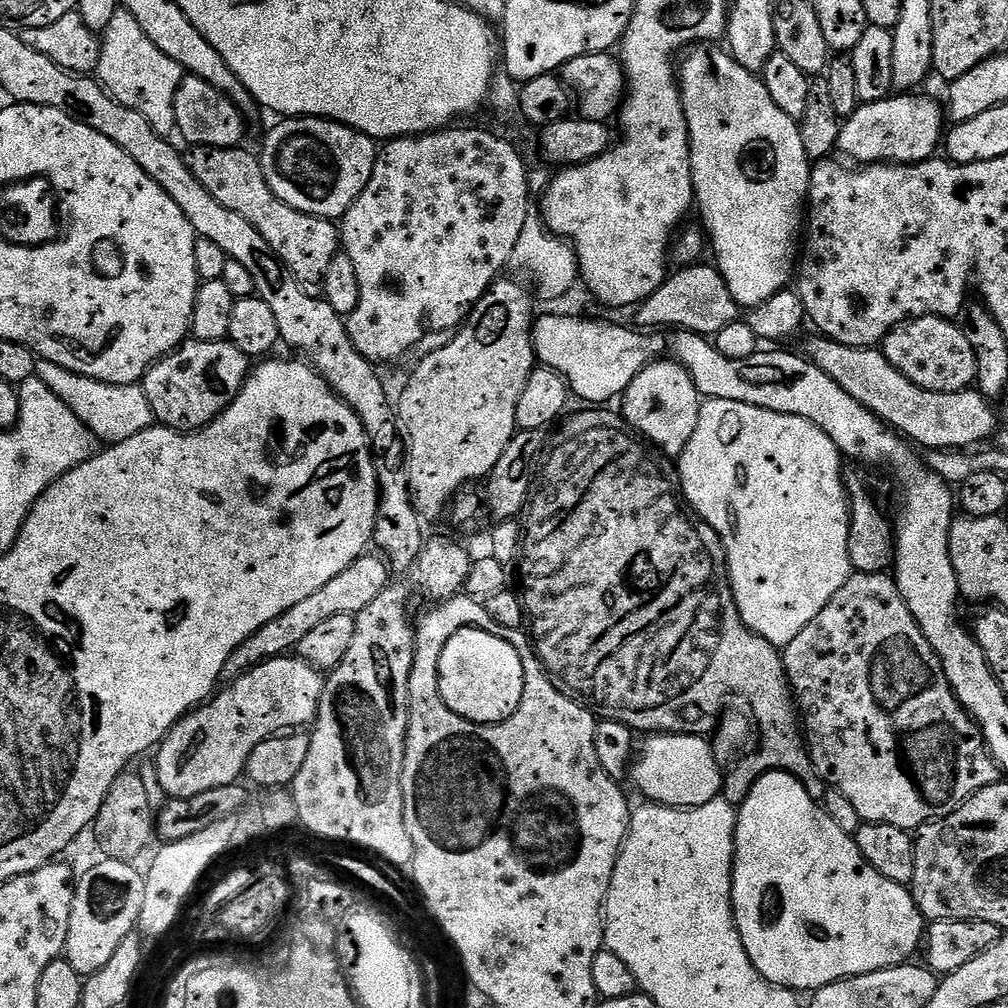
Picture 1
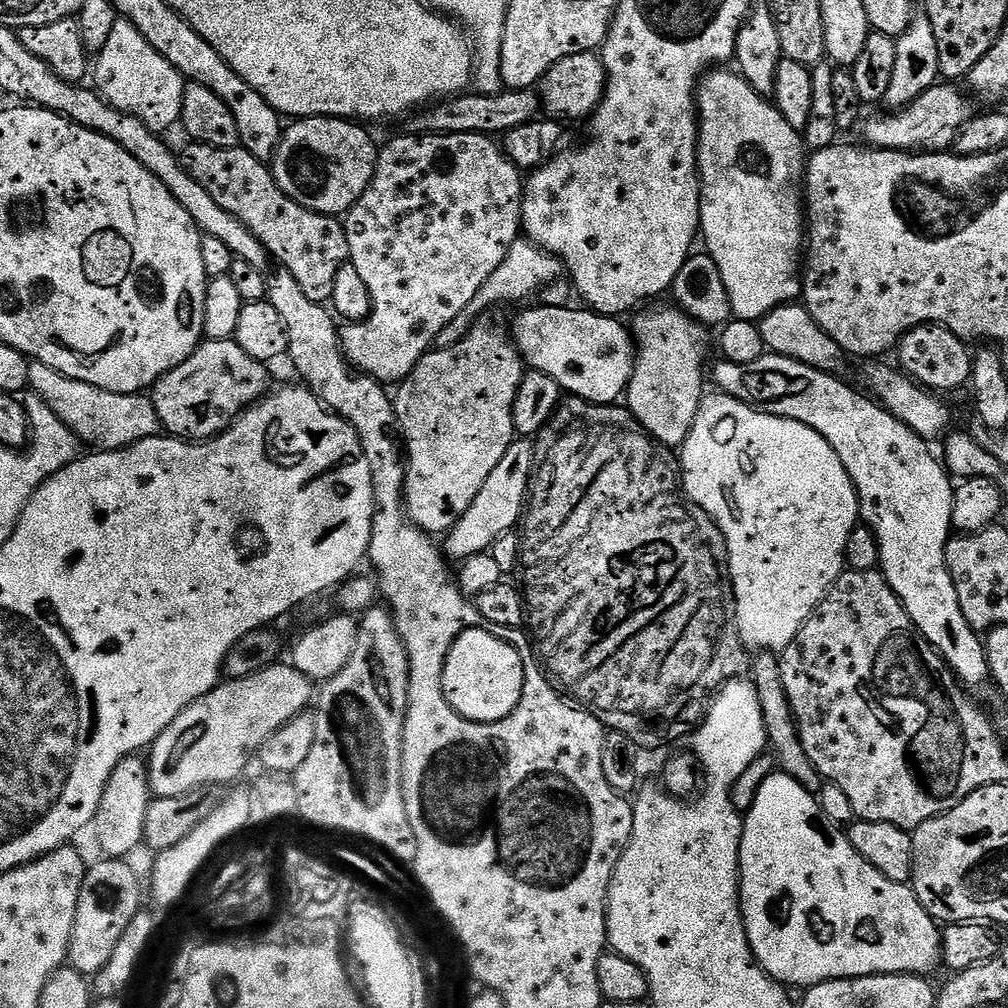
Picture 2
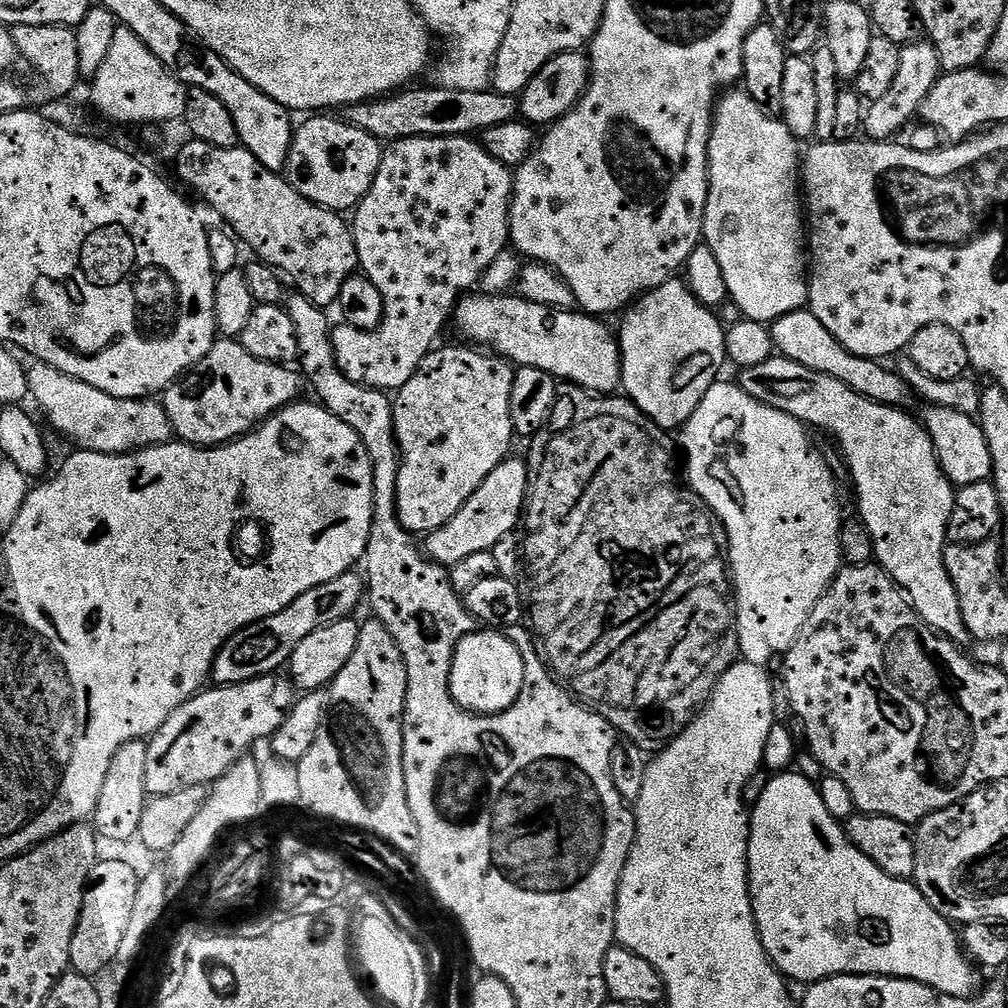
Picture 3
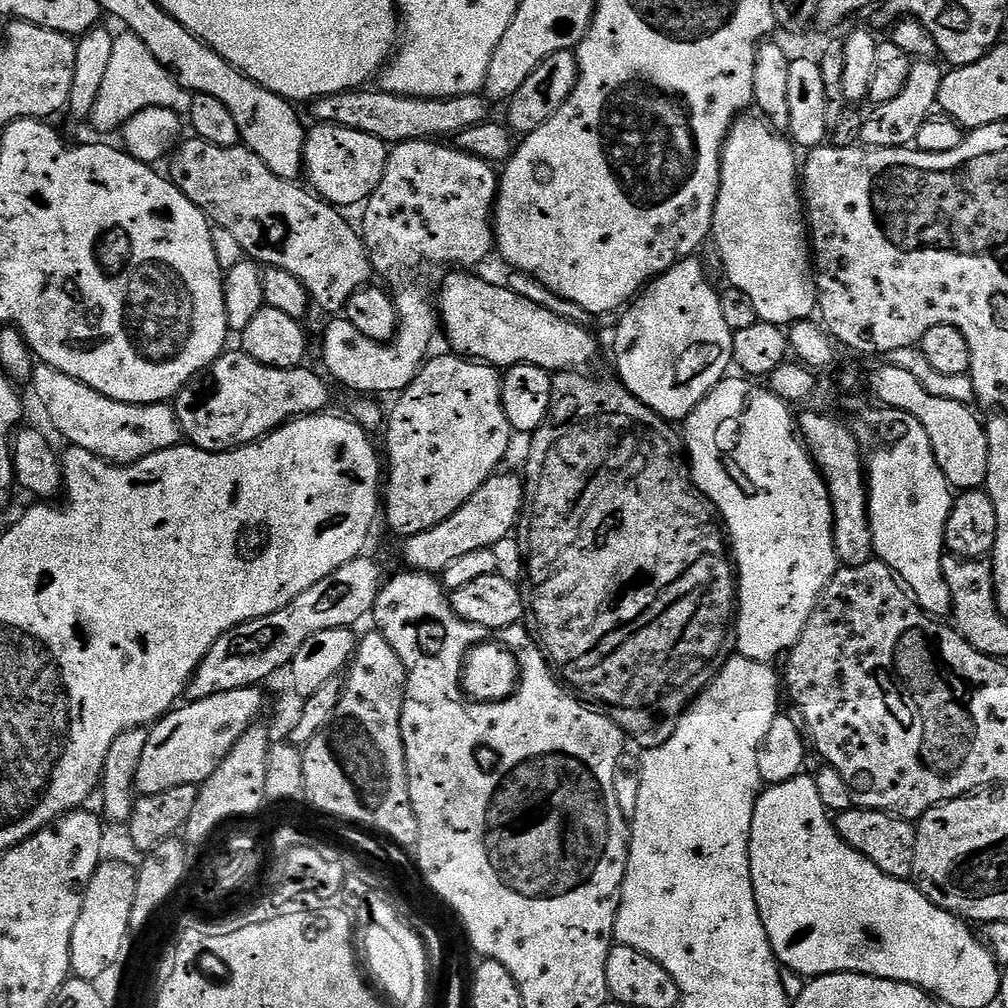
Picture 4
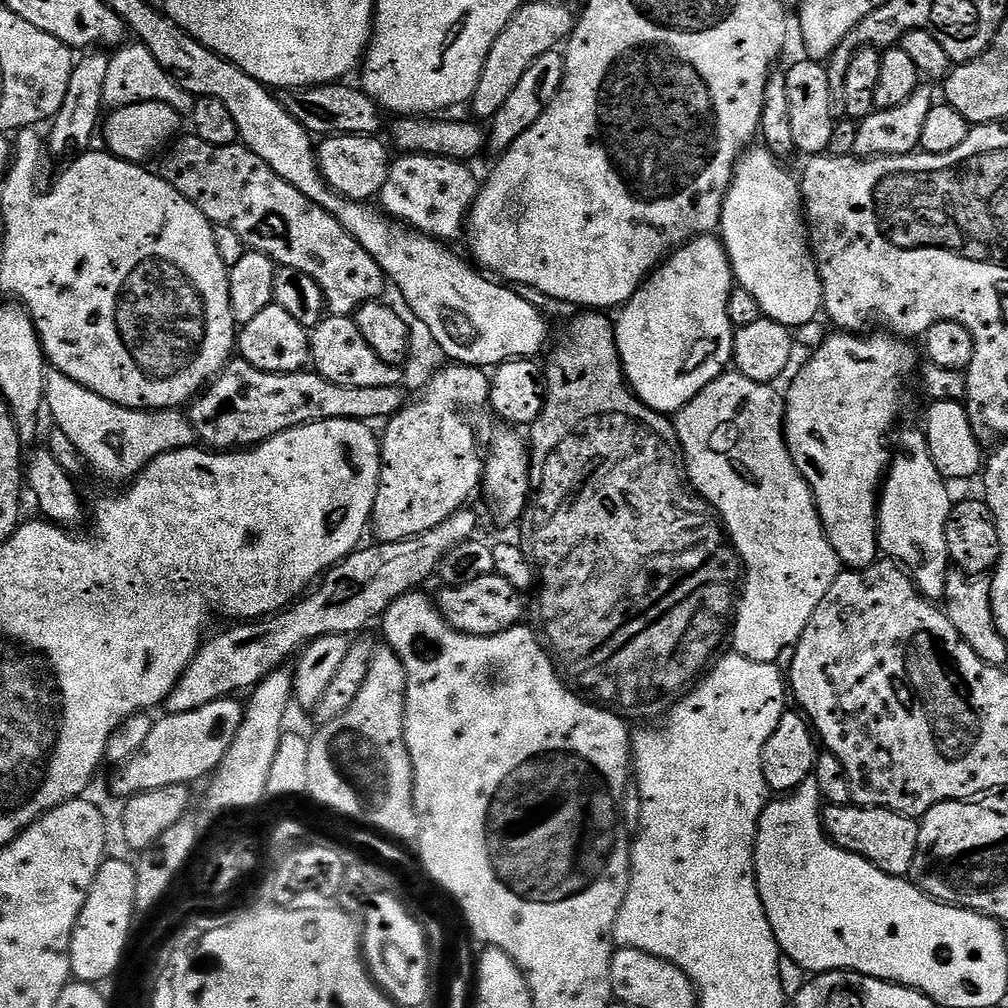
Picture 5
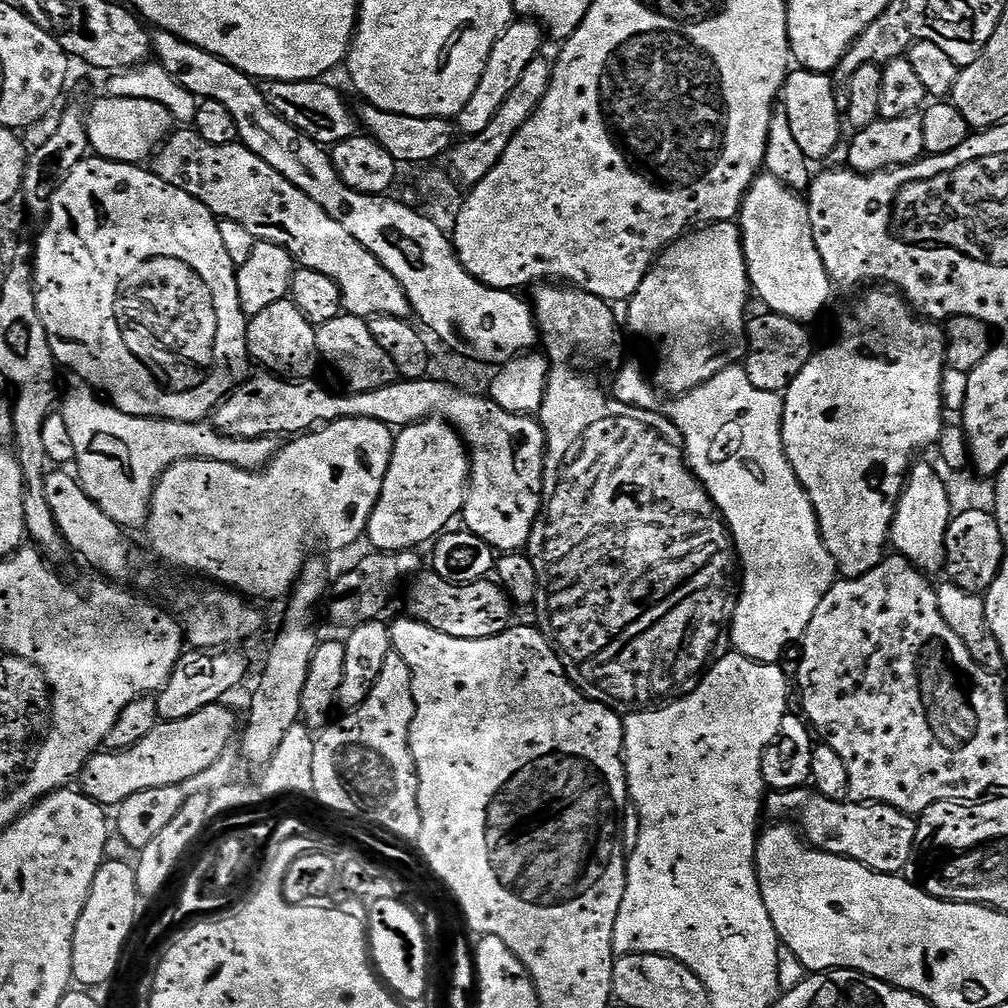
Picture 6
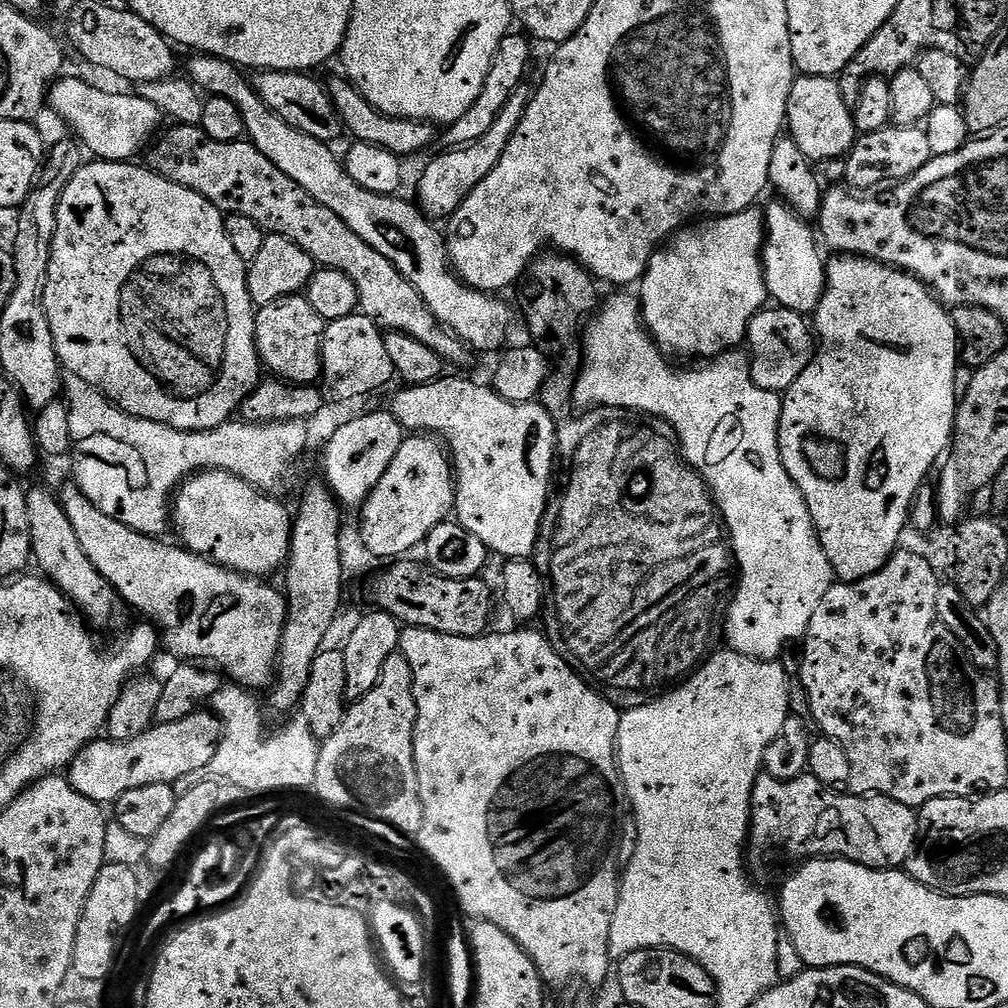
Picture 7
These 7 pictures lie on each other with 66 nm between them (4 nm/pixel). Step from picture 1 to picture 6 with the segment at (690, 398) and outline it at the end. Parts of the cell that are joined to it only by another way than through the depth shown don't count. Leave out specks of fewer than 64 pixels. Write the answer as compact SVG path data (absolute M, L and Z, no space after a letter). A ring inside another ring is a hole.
M721 222L719 224L714 224L711 226L700 226L695 229L696 236L692 236L693 234L685 234L680 237L678 242L673 242L668 245L667 248L664 249L663 252L660 253L658 257L658 263L649 268L648 275L642 278L642 286L638 292L635 292L632 295L632 299L630 301L630 307L632 307L632 328L636 332L641 332L642 335L645 336L648 340L656 340L656 348L660 351L660 361L656 364L656 380L654 376L654 384L657 389L663 390L663 388L672 388L671 395L673 397L685 395L689 390L693 388L697 388L698 386L702 386L706 380L710 378L714 378L714 374L718 374L721 372L723 368L727 368L729 366L735 365L737 362L743 361L746 355L746 315L744 316L744 307L748 304L748 296L750 297L750 285L748 283L748 267L746 266L746 262L744 261L744 244L740 240L740 230L739 227L735 223L732 222Z

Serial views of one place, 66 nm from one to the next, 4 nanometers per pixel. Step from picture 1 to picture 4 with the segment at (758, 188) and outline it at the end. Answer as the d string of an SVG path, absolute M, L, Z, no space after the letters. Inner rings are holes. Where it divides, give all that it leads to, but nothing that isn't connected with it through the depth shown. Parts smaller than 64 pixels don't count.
M752 114L737 118L724 140L724 149L720 155L720 189L710 233L711 243L716 243L716 252L720 255L720 264L729 282L752 303L756 311L755 319L781 326L807 320L818 308L814 260L810 255L810 233L795 154L793 145L783 135L773 132L763 119Z

